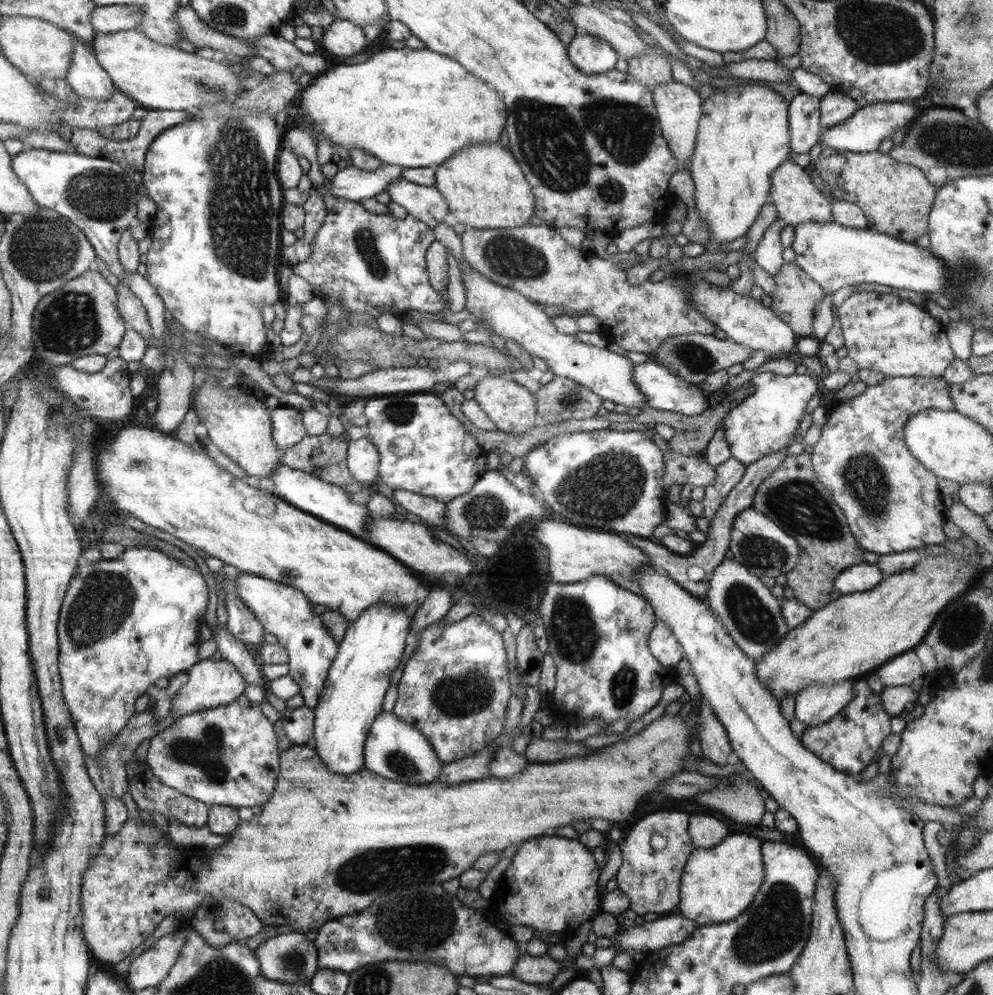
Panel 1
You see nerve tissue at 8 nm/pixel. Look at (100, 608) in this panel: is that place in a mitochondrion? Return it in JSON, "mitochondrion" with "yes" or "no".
{"mitochondrion":"yes"}

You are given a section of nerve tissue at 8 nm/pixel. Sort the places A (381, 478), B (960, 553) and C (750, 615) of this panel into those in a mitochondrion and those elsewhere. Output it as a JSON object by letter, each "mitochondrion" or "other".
{"A":"other","B":"other","C":"mitochondrion"}

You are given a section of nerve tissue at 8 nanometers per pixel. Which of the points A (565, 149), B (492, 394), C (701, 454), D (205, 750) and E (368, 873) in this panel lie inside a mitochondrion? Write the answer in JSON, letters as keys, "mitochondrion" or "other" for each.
{"A":"mitochondrion","B":"other","C":"other","D":"mitochondrion","E":"mitochondrion"}

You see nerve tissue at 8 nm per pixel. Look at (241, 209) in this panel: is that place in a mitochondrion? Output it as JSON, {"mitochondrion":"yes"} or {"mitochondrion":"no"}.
{"mitochondrion":"yes"}

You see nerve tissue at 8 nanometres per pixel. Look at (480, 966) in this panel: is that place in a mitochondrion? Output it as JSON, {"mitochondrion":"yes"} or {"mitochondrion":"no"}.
{"mitochondrion":"no"}

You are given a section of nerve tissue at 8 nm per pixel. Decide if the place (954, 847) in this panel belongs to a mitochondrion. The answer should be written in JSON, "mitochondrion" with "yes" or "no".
{"mitochondrion":"no"}

